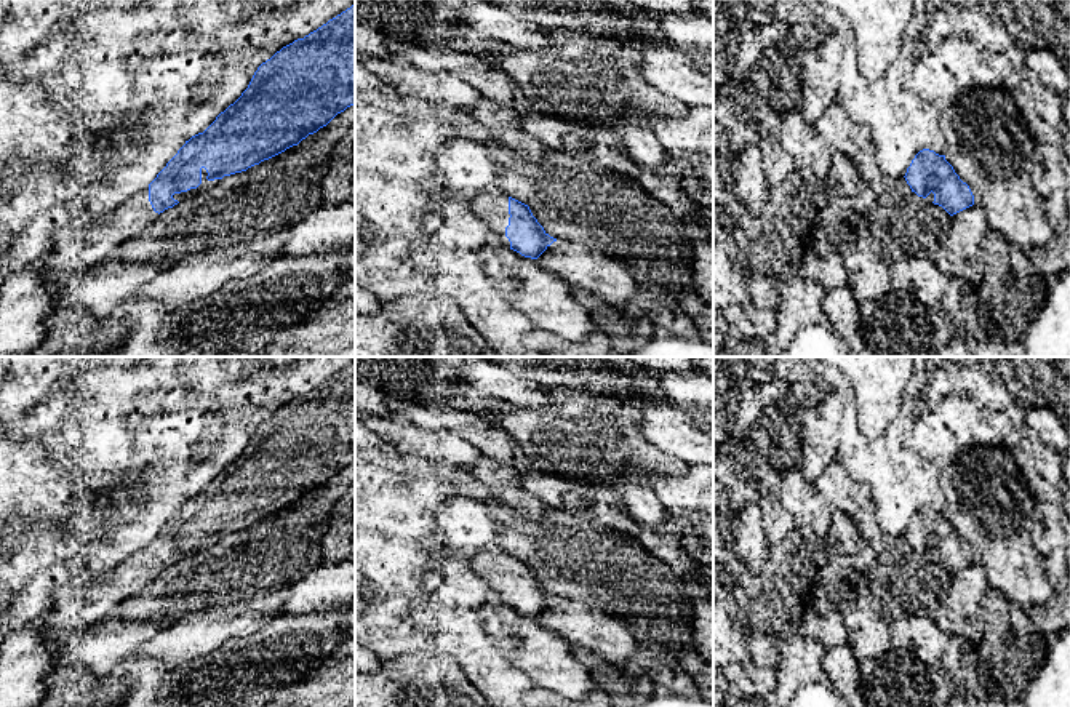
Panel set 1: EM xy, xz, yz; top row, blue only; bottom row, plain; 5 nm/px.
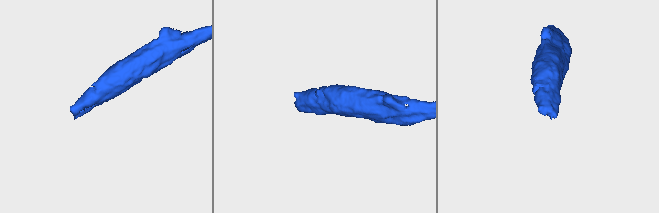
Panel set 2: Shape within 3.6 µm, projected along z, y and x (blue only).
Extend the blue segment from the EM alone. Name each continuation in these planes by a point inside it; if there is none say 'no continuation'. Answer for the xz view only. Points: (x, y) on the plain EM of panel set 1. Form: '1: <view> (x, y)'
1: xz (491, 565)

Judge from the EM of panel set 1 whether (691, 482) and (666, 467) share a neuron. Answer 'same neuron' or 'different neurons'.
different neurons

